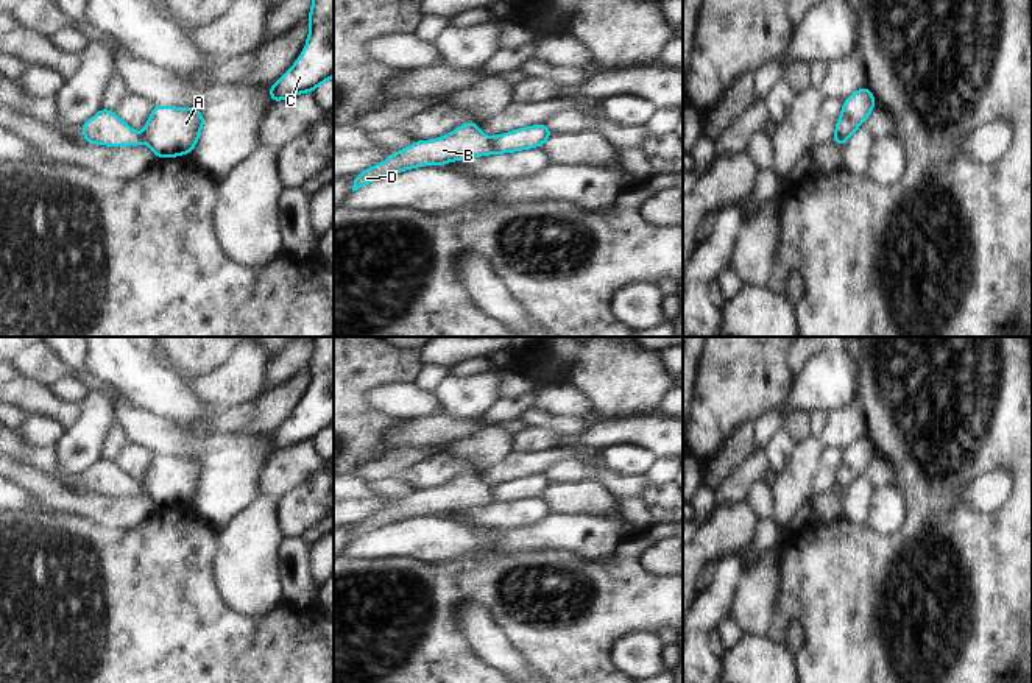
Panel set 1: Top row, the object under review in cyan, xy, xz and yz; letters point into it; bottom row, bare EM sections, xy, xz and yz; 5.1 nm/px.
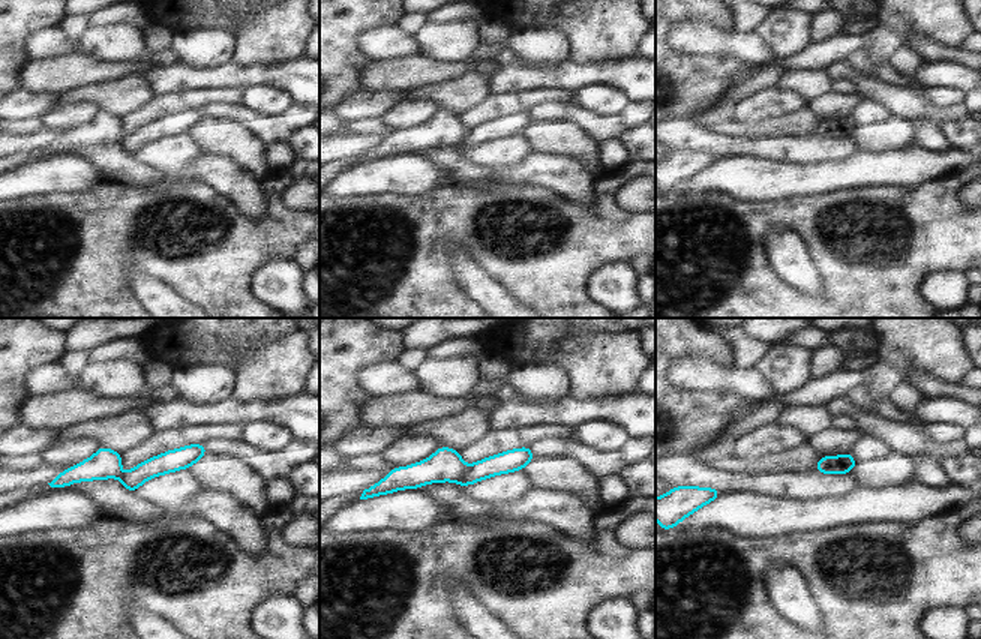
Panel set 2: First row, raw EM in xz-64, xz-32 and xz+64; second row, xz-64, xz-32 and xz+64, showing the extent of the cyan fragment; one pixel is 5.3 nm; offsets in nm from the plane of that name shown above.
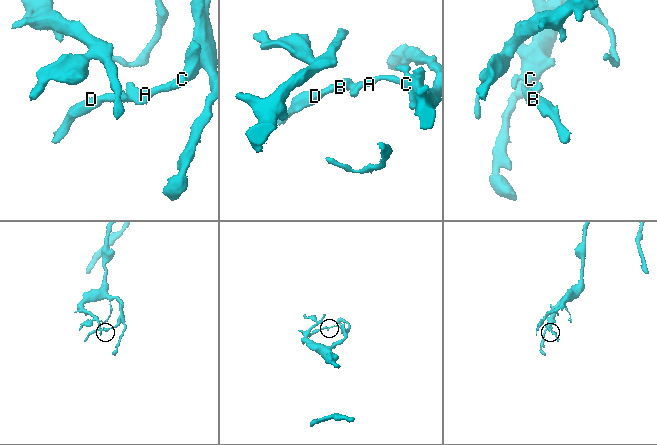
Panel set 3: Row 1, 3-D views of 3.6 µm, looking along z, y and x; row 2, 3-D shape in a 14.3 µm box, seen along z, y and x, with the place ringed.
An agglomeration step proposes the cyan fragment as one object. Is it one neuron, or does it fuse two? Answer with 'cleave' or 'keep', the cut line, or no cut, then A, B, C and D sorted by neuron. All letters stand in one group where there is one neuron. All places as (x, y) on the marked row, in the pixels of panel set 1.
cleave; cut xz (493, 138), (493, 147), (488, 153); groups A C / B D

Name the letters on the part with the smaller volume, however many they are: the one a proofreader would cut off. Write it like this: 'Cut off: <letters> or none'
Cut off: B, D.

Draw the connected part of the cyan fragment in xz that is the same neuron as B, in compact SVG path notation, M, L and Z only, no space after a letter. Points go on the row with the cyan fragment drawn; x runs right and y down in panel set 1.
M474 122L460 125L452 133L433 140L416 140L410 147L396 151L383 162L360 172L352 192L380 178L418 168L421 165L446 165L452 161L469 161L475 156L486 156L493 148L493 137L482 133Z

